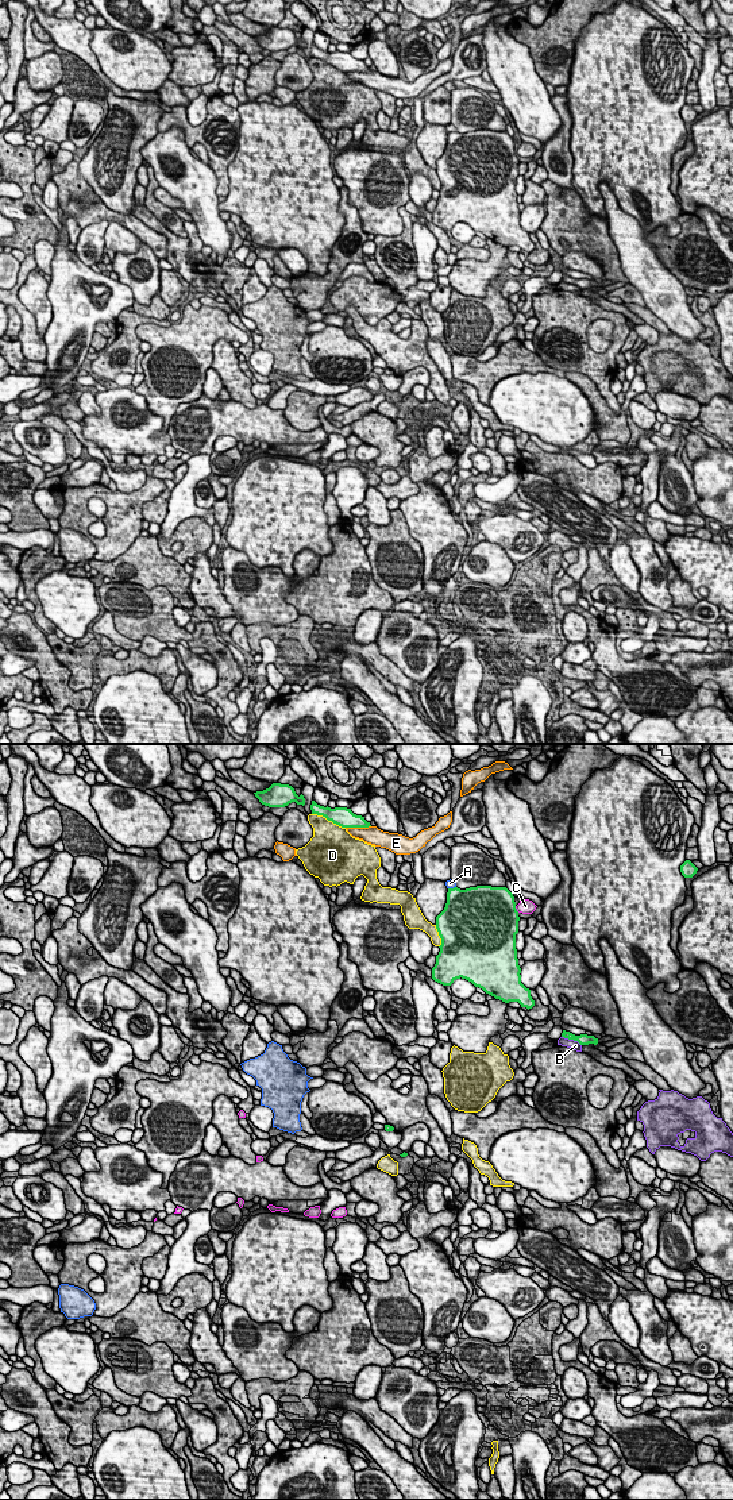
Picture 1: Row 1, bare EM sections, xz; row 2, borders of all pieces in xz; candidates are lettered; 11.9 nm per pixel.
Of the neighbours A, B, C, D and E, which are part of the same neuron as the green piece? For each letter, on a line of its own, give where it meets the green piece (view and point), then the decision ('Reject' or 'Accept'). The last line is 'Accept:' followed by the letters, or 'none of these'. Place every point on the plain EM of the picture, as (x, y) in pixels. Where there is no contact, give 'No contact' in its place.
A: Touches green at xz (451, 132). Reject
B: Touches green at xz (571, 282). Reject
C: Touches green at xz (516, 153). Reject
D: Touches green at xz (328, 64). Reject
E: Touches green at xz (358, 70). Reject
Accept: none of these

